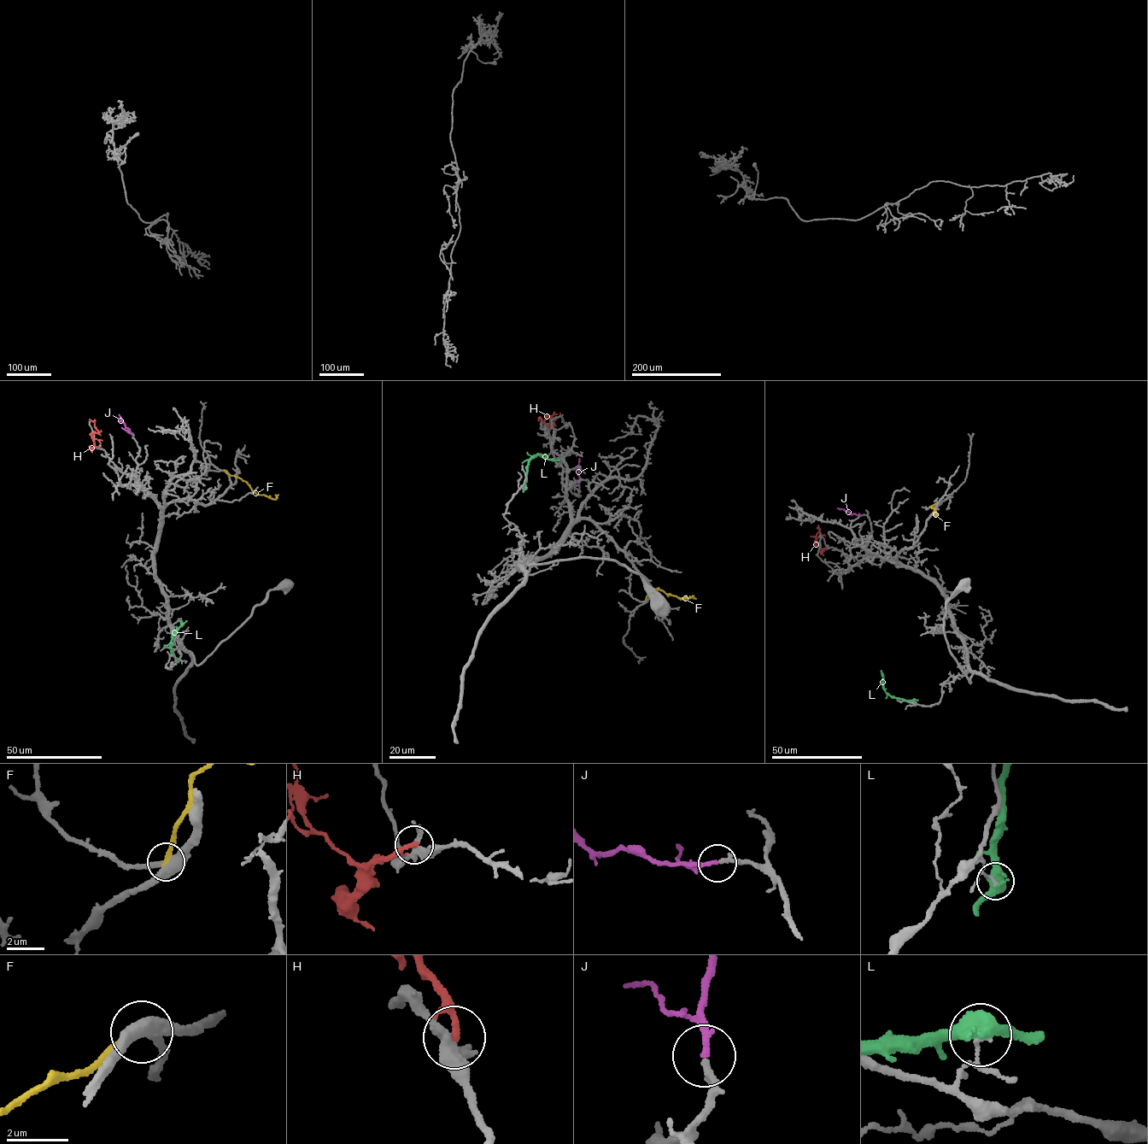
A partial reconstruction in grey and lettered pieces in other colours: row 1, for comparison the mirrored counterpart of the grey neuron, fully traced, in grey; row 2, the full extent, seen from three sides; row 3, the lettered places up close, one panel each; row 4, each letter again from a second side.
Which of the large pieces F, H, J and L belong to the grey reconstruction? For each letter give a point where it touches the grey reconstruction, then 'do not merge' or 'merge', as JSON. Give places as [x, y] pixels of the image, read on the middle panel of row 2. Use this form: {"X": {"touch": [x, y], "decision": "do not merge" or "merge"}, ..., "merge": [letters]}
{"F": {"touch": [645, 601], "decision": "do not merge"}, "H": {"touch": [547, 429], "decision": "do not merge"}, "J": {"touch": [579, 489], "decision": "merge"}, "L": {"touch": [525, 488], "decision": "do not merge"}, "merge": ["J"]}

